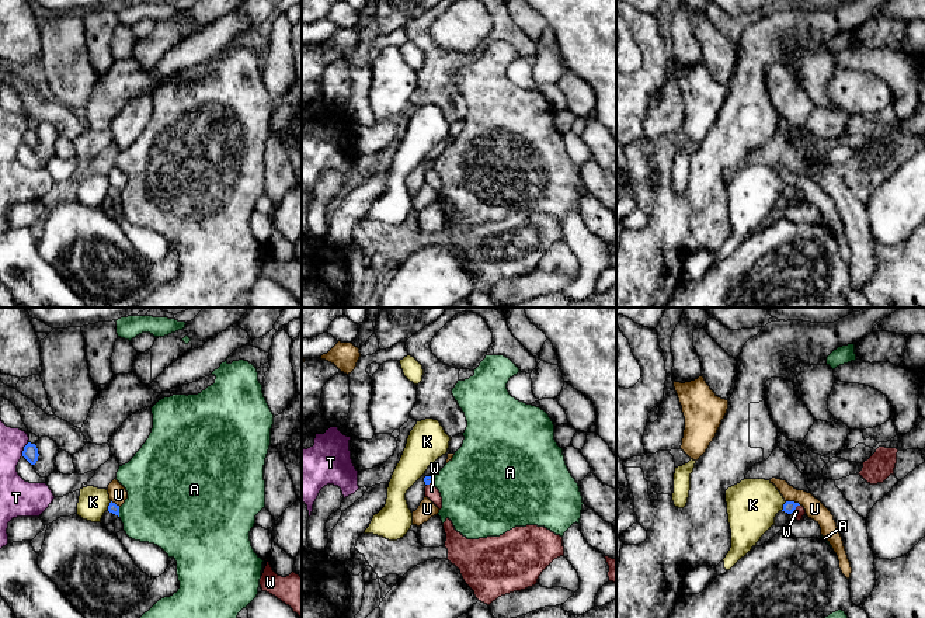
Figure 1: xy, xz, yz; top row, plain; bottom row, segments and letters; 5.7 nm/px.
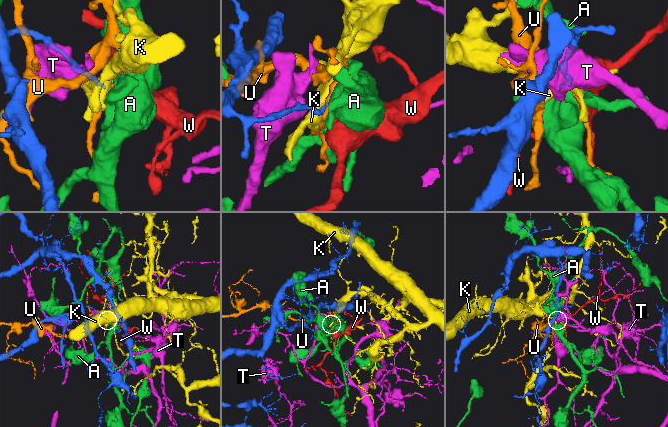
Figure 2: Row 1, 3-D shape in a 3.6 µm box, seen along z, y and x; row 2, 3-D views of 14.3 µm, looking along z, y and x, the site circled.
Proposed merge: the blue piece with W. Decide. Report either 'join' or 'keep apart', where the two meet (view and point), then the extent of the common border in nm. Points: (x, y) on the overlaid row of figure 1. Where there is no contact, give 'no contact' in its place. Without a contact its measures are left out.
keep apart; contact yz (796, 506); length 50 nm

